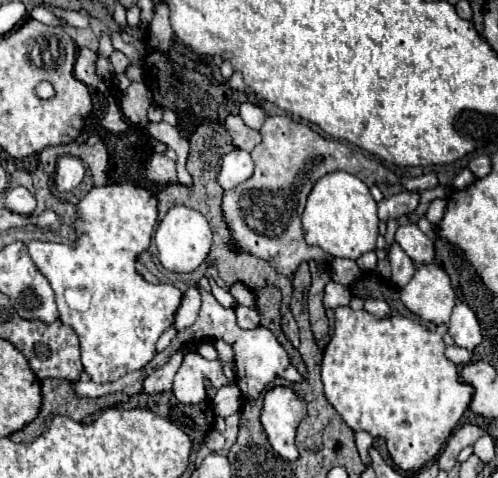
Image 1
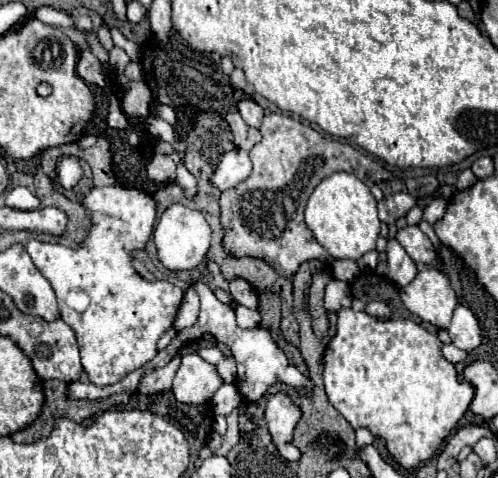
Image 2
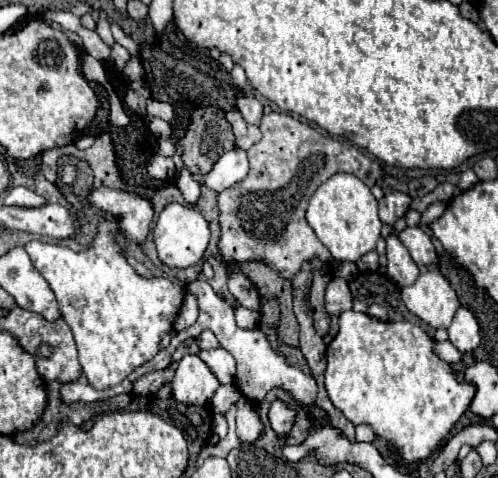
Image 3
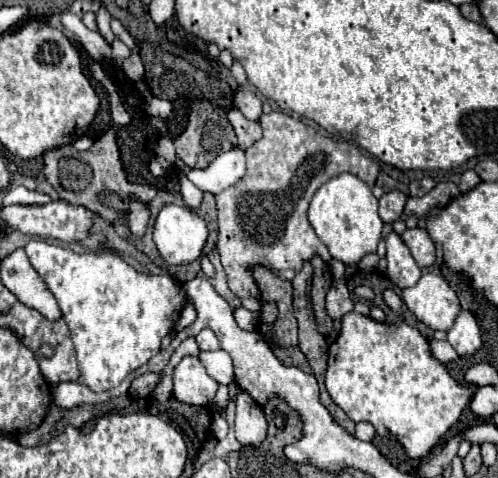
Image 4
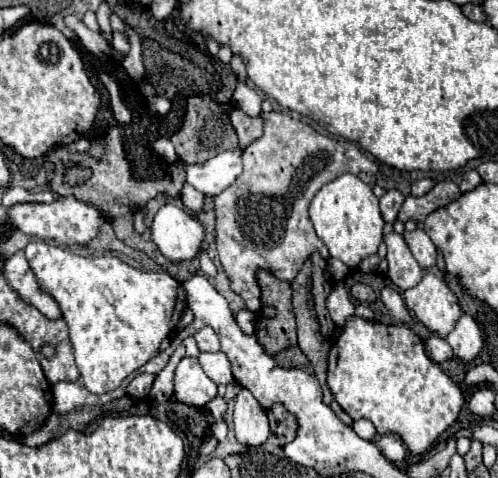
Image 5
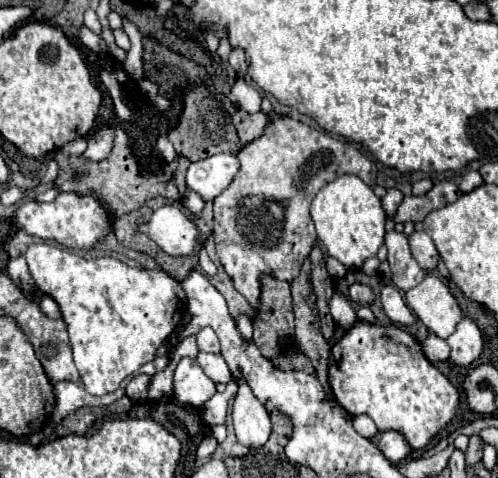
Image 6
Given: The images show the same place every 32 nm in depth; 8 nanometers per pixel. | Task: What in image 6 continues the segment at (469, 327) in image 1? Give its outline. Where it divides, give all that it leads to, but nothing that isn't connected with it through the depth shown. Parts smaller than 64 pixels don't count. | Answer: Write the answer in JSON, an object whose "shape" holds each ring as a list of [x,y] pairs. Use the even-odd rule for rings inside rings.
{"shape":[[[462,318],[454,334],[446,340],[450,346],[450,362],[454,366],[470,366],[482,354],[482,334],[470,318]]]}

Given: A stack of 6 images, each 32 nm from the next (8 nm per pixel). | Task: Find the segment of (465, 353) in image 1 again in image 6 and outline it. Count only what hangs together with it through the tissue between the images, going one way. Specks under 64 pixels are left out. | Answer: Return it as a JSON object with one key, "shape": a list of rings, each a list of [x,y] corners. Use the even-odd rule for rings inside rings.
{"shape":[[[430,334],[426,340],[420,342],[422,350],[424,350],[424,356],[430,360],[430,362],[442,362],[442,360],[448,360],[448,344],[444,340],[440,340],[438,336]]]}

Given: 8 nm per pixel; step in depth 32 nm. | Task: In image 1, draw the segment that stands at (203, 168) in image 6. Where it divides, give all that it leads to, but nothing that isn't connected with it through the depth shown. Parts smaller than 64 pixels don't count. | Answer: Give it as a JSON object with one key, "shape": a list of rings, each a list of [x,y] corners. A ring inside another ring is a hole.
{"shape":[[[236,148],[222,158],[222,166],[216,176],[216,182],[224,190],[230,190],[242,184],[244,180],[248,180],[248,176],[252,176],[252,158],[248,152]]]}

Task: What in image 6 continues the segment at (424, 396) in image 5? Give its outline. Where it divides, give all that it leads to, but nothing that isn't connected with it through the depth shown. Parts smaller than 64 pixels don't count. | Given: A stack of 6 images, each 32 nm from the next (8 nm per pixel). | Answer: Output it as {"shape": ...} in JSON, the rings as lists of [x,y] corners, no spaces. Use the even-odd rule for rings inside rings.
{"shape":[[[356,322],[344,334],[344,338],[332,348],[328,380],[338,402],[352,416],[368,414],[380,432],[386,432],[386,430],[402,432],[414,450],[424,448],[430,442],[430,438],[434,438],[454,418],[460,402],[458,390],[450,384],[450,380],[438,368],[434,368],[426,360],[416,338],[398,326],[382,328],[382,326],[372,326],[368,322]]]}

